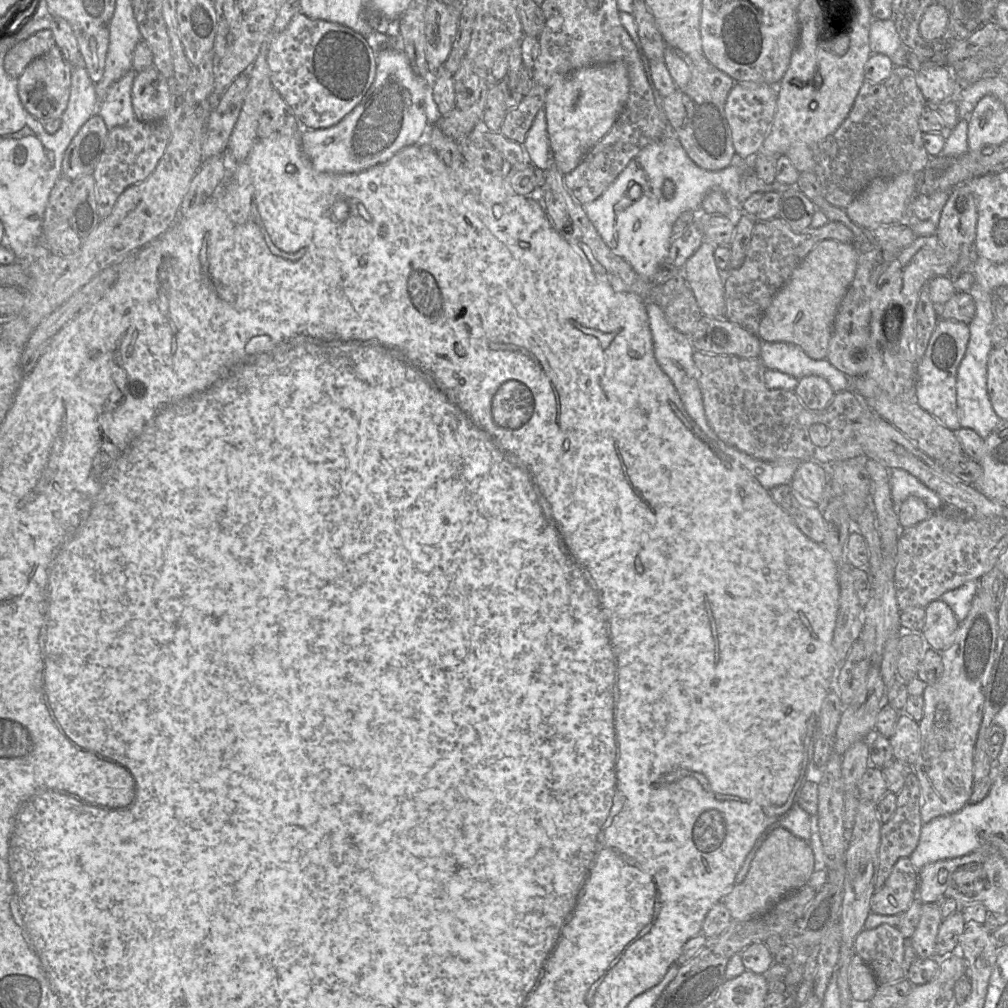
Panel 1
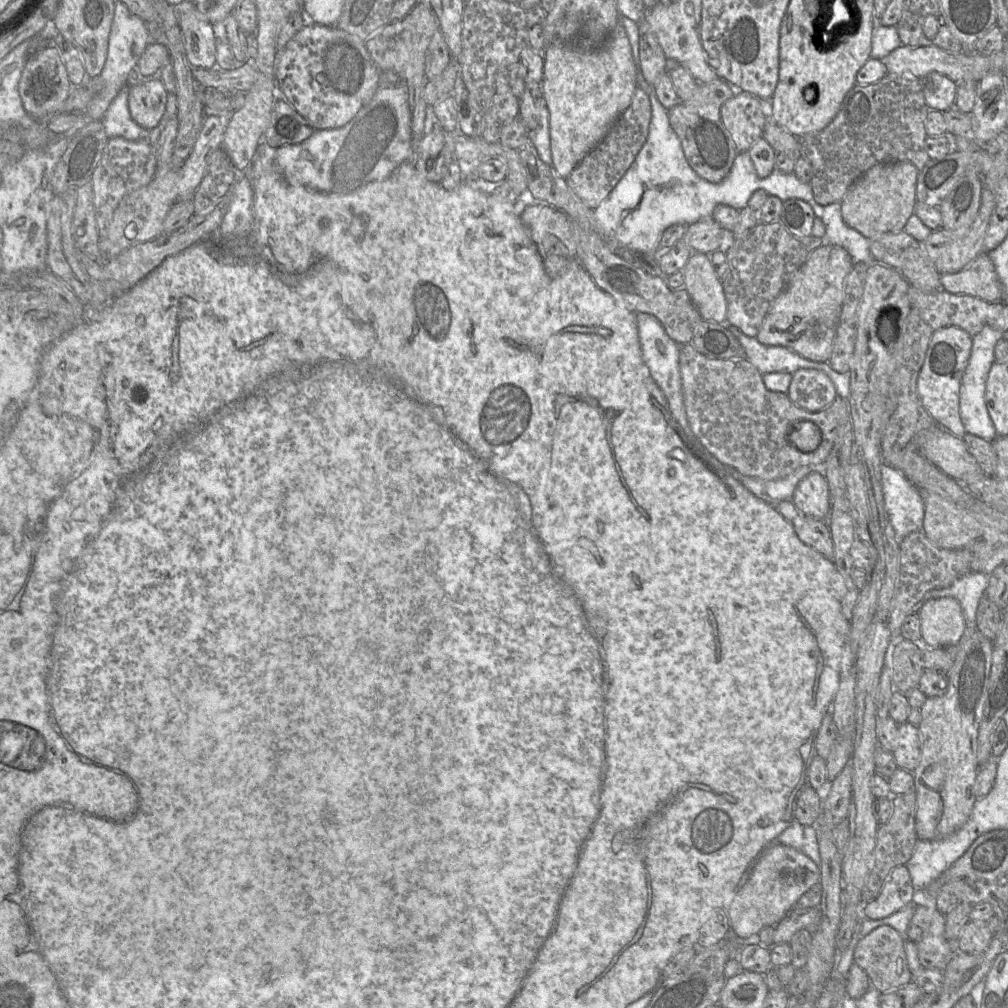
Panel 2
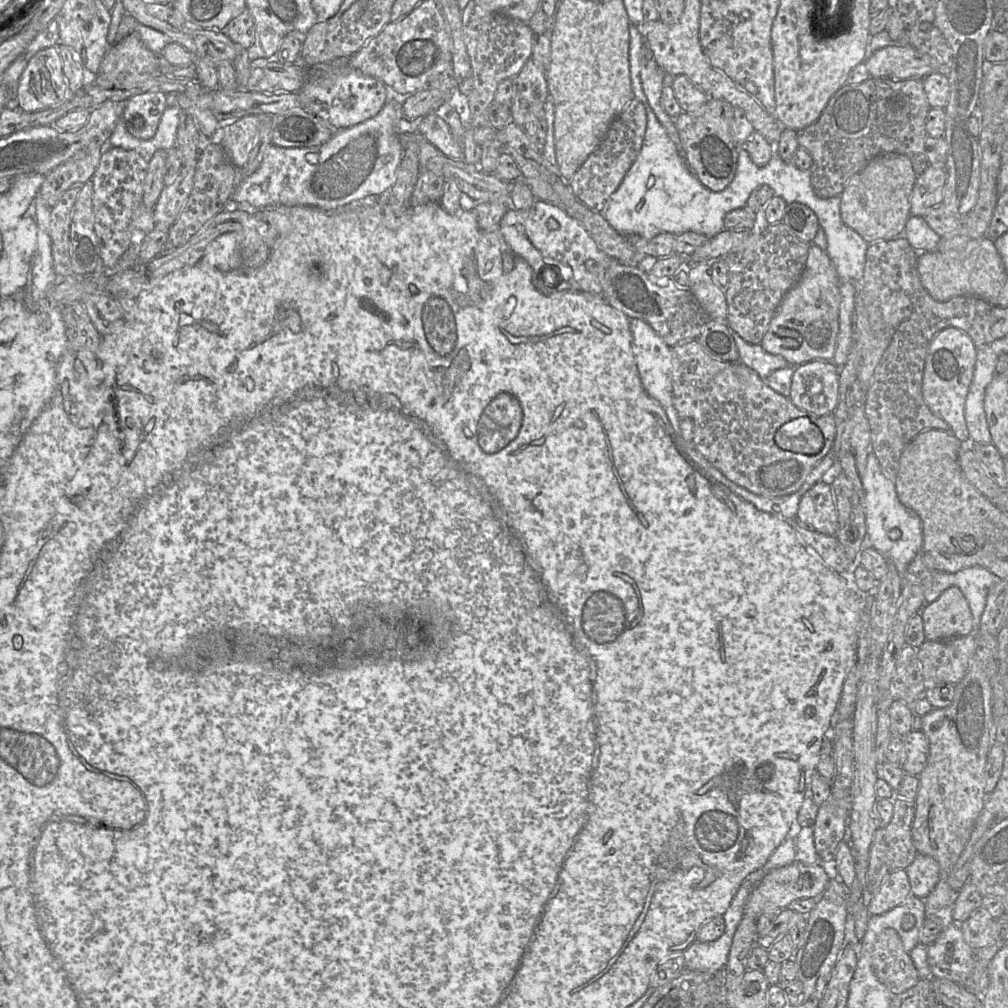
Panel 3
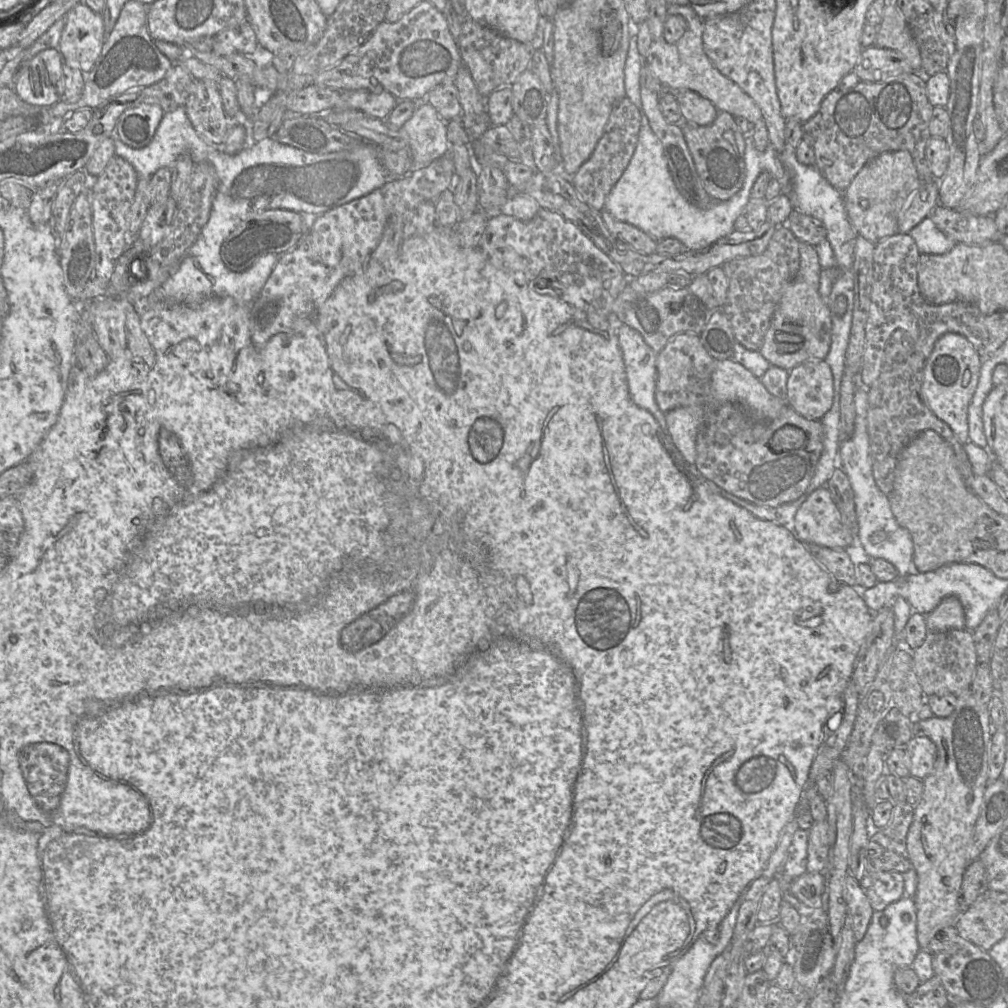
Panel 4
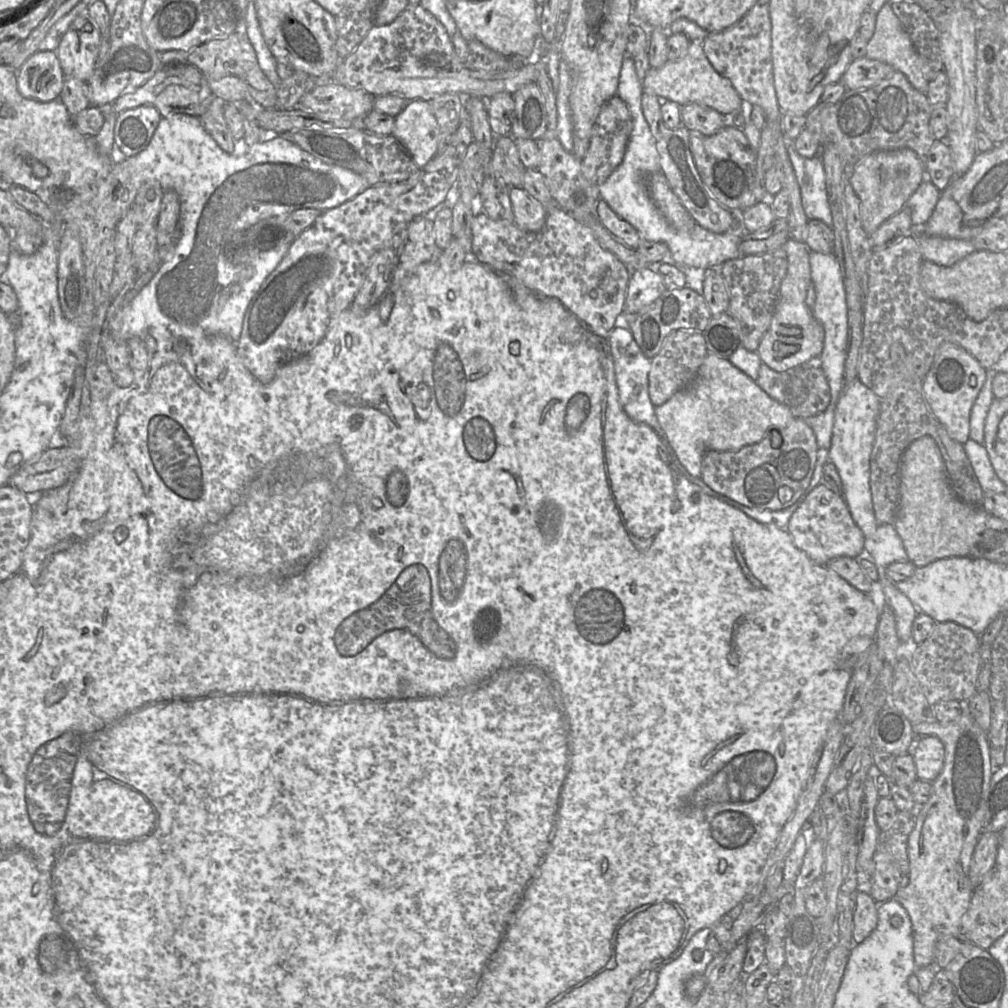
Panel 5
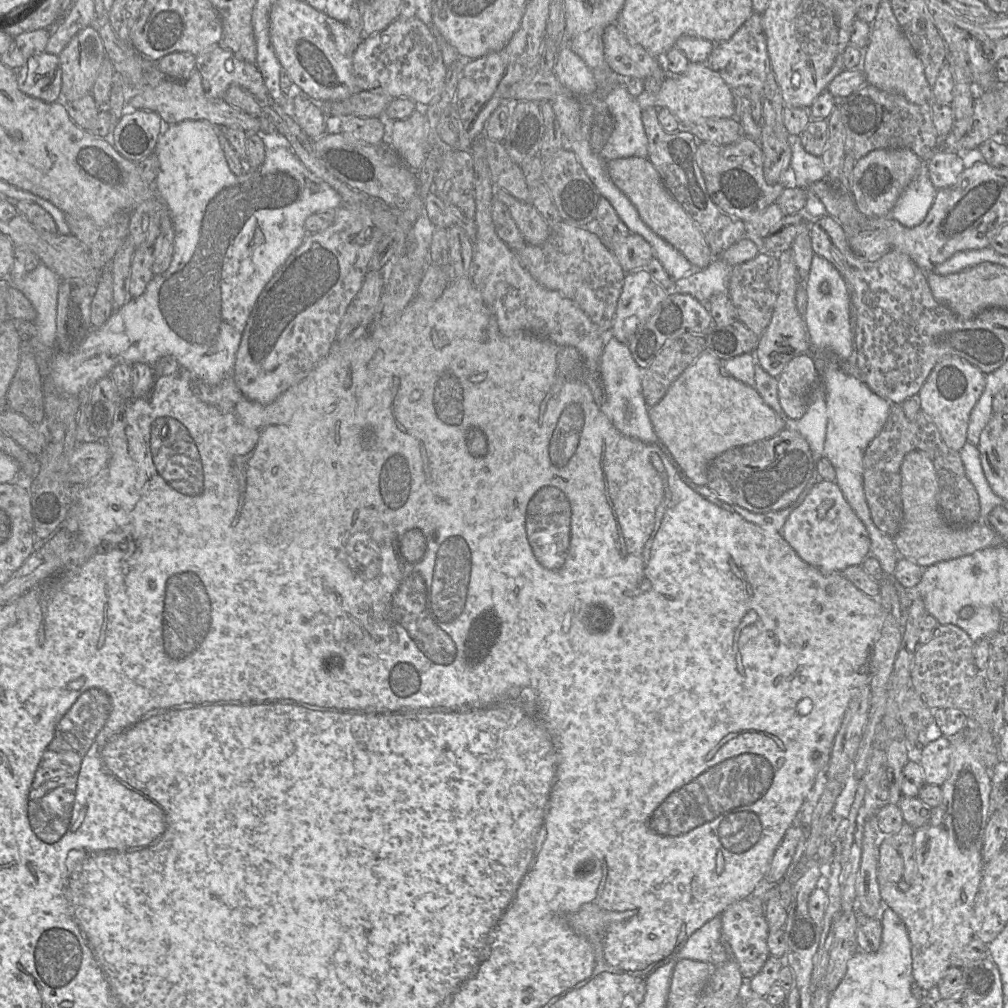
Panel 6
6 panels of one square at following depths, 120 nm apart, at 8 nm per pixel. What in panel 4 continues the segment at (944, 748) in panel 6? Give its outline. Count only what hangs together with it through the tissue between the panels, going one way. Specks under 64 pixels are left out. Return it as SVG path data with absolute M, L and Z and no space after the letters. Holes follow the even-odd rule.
M926 735L912 737L906 749L911 762L910 775L920 780L925 779L932 773L937 759L935 743Z

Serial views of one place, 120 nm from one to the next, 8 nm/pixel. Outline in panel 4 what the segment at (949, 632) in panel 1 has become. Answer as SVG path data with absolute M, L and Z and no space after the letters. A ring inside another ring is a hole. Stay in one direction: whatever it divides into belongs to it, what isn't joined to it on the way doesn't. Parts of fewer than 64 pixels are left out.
M955 596L945 597L932 612L925 616L929 632L966 629L964 609Z

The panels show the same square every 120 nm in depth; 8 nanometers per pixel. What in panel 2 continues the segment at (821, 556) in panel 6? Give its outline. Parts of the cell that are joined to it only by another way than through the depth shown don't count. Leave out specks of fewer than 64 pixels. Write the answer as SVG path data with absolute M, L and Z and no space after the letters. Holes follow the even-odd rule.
M817 471L804 477L797 485L792 501L804 514L819 520L830 515L830 491L826 478Z

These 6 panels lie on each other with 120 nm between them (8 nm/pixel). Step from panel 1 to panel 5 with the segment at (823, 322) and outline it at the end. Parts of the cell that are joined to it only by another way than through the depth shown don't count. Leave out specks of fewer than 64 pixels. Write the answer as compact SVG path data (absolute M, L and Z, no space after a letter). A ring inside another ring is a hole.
M791 238L781 246L785 249L788 269L779 292L770 326L762 337L756 353L763 364L776 372L790 372L797 367L816 363L824 346L824 328L805 303L811 284L810 251L806 243Z

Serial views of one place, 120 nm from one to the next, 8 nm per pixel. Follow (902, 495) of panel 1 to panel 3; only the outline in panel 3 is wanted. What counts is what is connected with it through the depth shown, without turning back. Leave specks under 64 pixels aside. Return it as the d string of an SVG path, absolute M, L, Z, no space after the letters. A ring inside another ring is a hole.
M869 452L866 469L862 477L864 491L864 512L866 522L866 545L880 552L888 562L892 562L902 579L909 564L922 550L923 534L922 522L919 516L905 507L898 499L895 482L889 480L882 472L881 466L874 455ZM897 528L901 534L897 540L891 540L888 533Z

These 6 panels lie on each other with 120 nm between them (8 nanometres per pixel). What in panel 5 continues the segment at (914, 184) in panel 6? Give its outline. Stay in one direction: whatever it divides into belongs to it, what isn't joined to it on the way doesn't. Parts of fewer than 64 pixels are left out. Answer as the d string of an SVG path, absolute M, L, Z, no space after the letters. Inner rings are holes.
M927 178L919 185L906 203L911 211L913 228L922 227L931 217L941 195L940 190Z

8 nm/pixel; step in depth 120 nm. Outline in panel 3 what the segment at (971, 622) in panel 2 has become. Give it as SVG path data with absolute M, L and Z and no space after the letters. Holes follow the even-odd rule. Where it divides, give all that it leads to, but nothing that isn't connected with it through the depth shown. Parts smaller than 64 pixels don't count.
M980 566L968 567L955 573L933 571L932 577L932 586L924 593L925 603L934 602L950 587L959 588L972 613L974 631L978 631L988 592L1001 578Z

